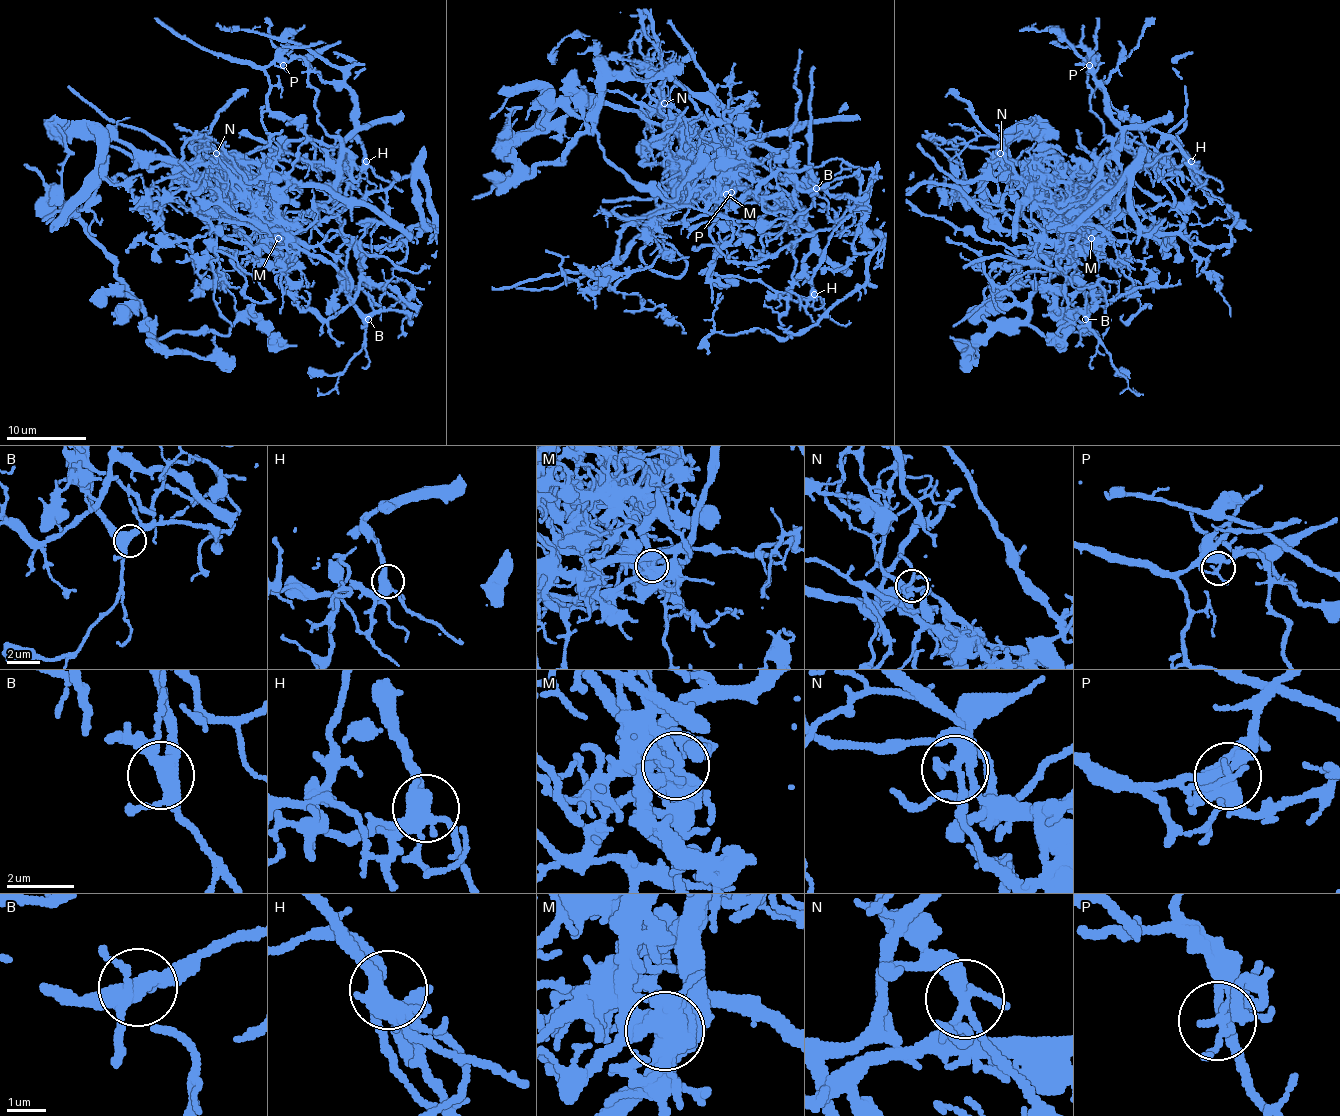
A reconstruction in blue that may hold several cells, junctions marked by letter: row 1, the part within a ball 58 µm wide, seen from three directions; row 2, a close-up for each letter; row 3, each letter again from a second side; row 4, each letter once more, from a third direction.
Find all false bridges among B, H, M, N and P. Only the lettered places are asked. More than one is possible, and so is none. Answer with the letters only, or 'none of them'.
M, N, P

